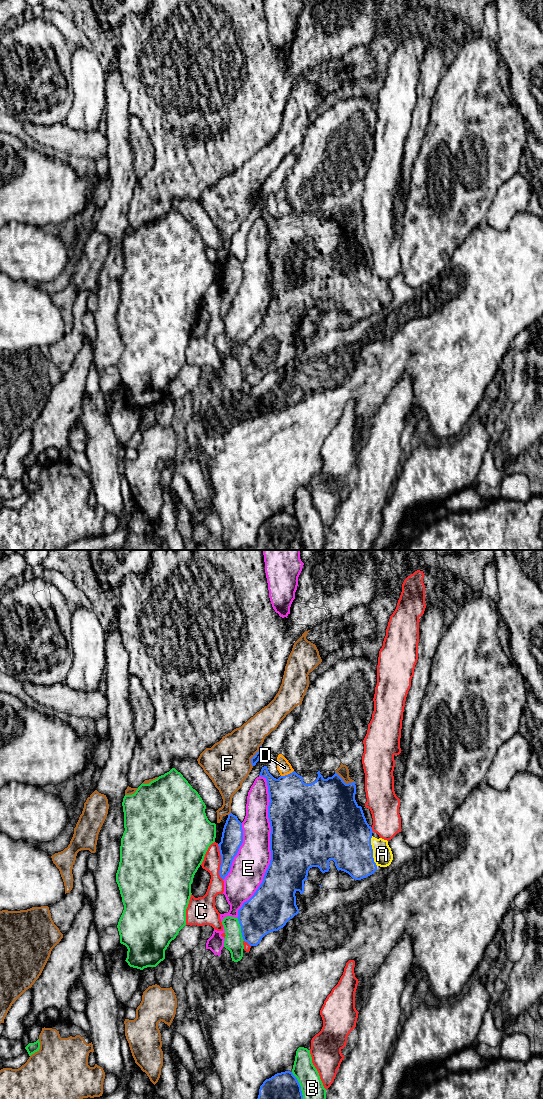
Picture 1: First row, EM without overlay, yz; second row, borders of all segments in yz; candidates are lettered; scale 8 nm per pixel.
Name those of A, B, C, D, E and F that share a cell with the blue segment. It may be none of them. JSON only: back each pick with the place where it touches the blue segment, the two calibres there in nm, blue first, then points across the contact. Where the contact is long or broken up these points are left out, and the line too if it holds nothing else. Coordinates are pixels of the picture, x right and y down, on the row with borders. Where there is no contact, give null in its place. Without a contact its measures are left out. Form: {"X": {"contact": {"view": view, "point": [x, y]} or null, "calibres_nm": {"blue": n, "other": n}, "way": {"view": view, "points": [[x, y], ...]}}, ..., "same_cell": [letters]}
{"A": {"contact": {"view": "yz", "point": [372, 850]}, "calibres_nm": {"blue": 420, "other": 160}, "way": {"view": "yz", "points": [[345, 836], [359, 850], [372, 850], [382, 854]]}}, "same_cell": ["A"]}

